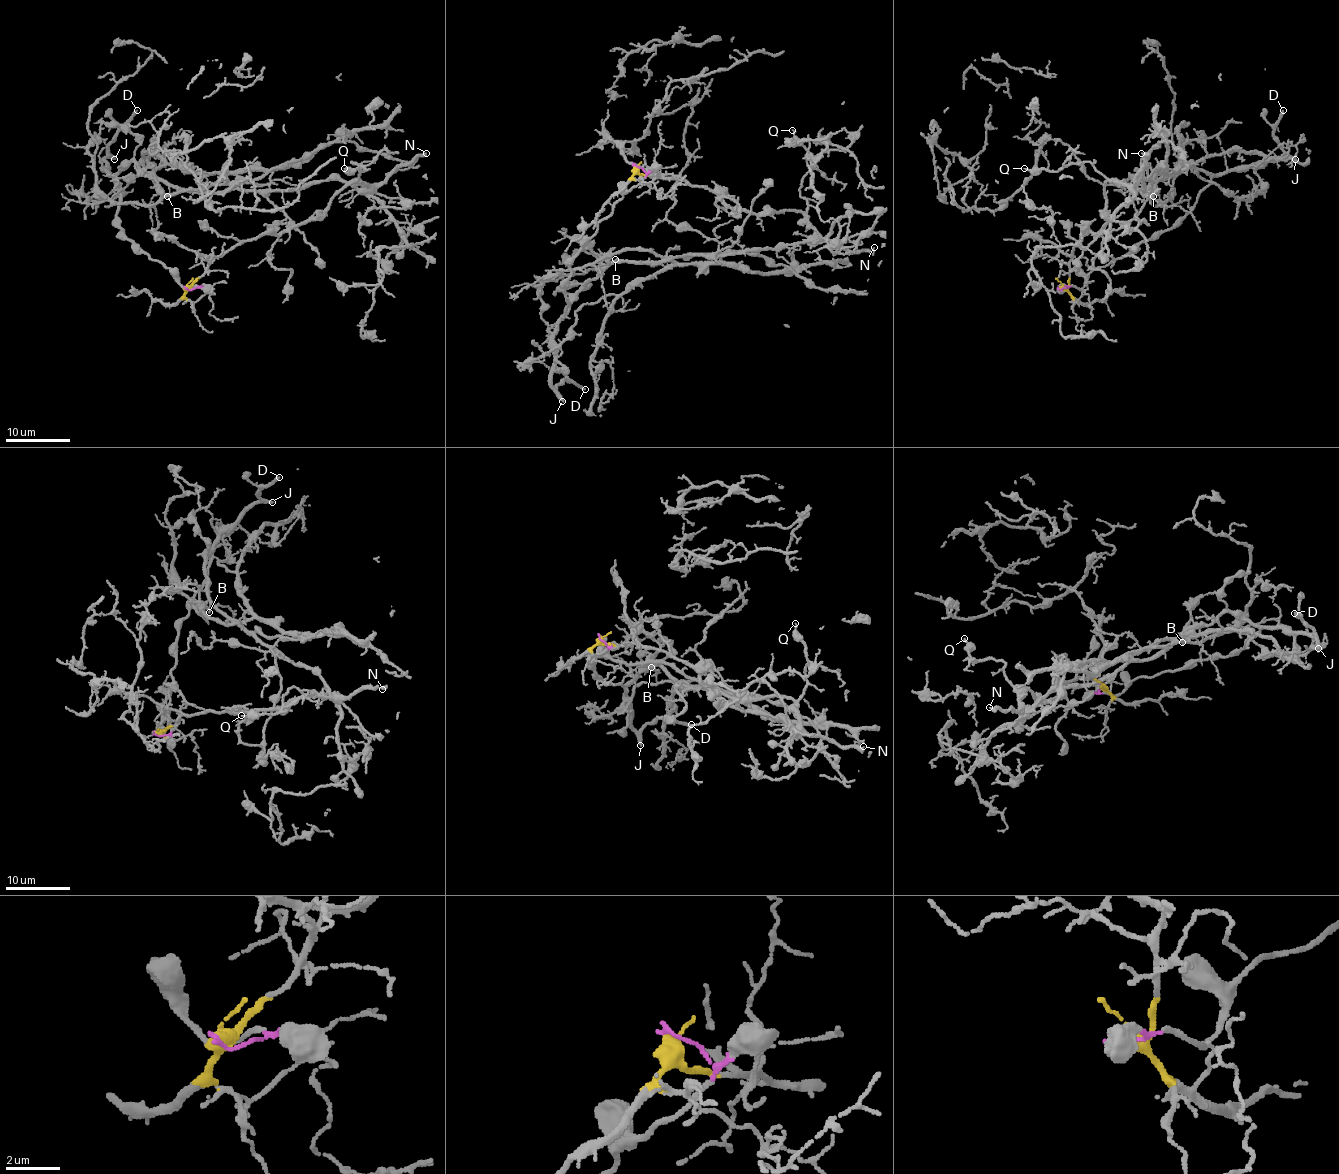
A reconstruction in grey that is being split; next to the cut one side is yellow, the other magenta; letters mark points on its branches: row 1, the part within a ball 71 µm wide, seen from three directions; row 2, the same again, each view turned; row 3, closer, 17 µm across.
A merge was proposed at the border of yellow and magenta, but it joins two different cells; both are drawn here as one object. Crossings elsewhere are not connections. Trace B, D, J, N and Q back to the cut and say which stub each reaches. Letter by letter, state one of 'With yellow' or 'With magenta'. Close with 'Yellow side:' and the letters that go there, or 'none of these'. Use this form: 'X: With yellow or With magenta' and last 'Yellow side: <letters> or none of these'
B: With magenta
D: With magenta
J: With magenta
N: With yellow
Q: With yellow
Yellow side: N, Q

